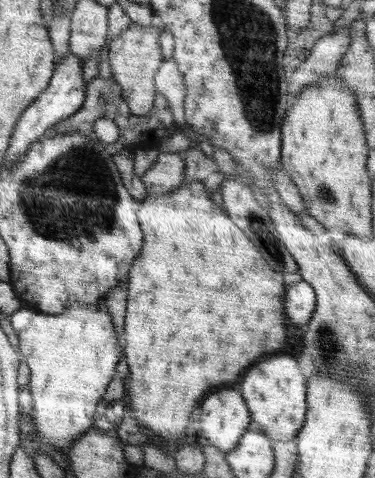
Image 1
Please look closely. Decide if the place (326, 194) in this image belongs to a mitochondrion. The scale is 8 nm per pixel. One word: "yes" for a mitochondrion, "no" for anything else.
yes

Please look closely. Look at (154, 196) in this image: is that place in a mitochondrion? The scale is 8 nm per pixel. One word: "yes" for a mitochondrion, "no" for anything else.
no

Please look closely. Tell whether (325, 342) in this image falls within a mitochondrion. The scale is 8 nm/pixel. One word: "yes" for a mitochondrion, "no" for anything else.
yes

